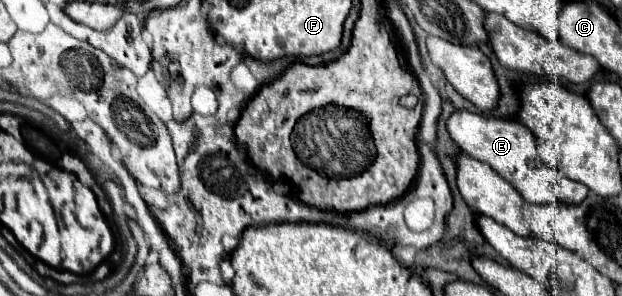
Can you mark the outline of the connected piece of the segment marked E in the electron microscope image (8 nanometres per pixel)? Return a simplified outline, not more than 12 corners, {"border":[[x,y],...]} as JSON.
{"border":[[456,110],[450,138],[526,202],[574,204],[584,184],[546,166],[516,120]]}

